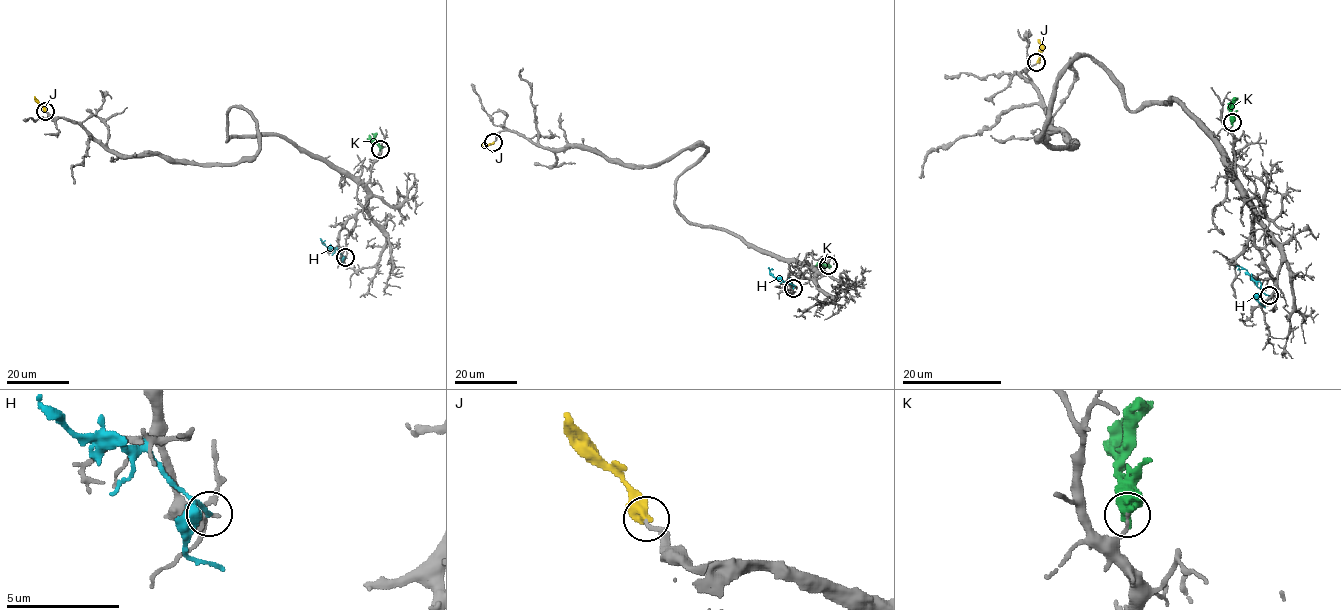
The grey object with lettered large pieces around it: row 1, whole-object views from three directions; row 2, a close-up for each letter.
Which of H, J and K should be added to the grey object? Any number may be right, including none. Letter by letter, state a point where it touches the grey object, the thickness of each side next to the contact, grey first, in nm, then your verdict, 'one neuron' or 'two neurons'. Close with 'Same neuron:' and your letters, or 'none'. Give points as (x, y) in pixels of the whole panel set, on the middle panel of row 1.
H: meets grey at (793, 288); 200 nm thick on the grey side, 180 nm on the other; two neurons
J: meets grey at (493, 142); 170 nm thick on the grey side, 420 nm on the other; one neuron
K: meets grey at (828, 265); 150 nm thick on the grey side, 460 nm on the other; two neurons
Same neuron: J

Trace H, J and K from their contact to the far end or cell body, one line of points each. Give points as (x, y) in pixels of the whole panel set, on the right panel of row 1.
H: (1268, 295), (1245, 269), (1238, 265), (1235, 268)
J: (1037, 62), (1040, 54), (1038, 39)
K: (1232, 122), (1230, 112), (1237, 97)

